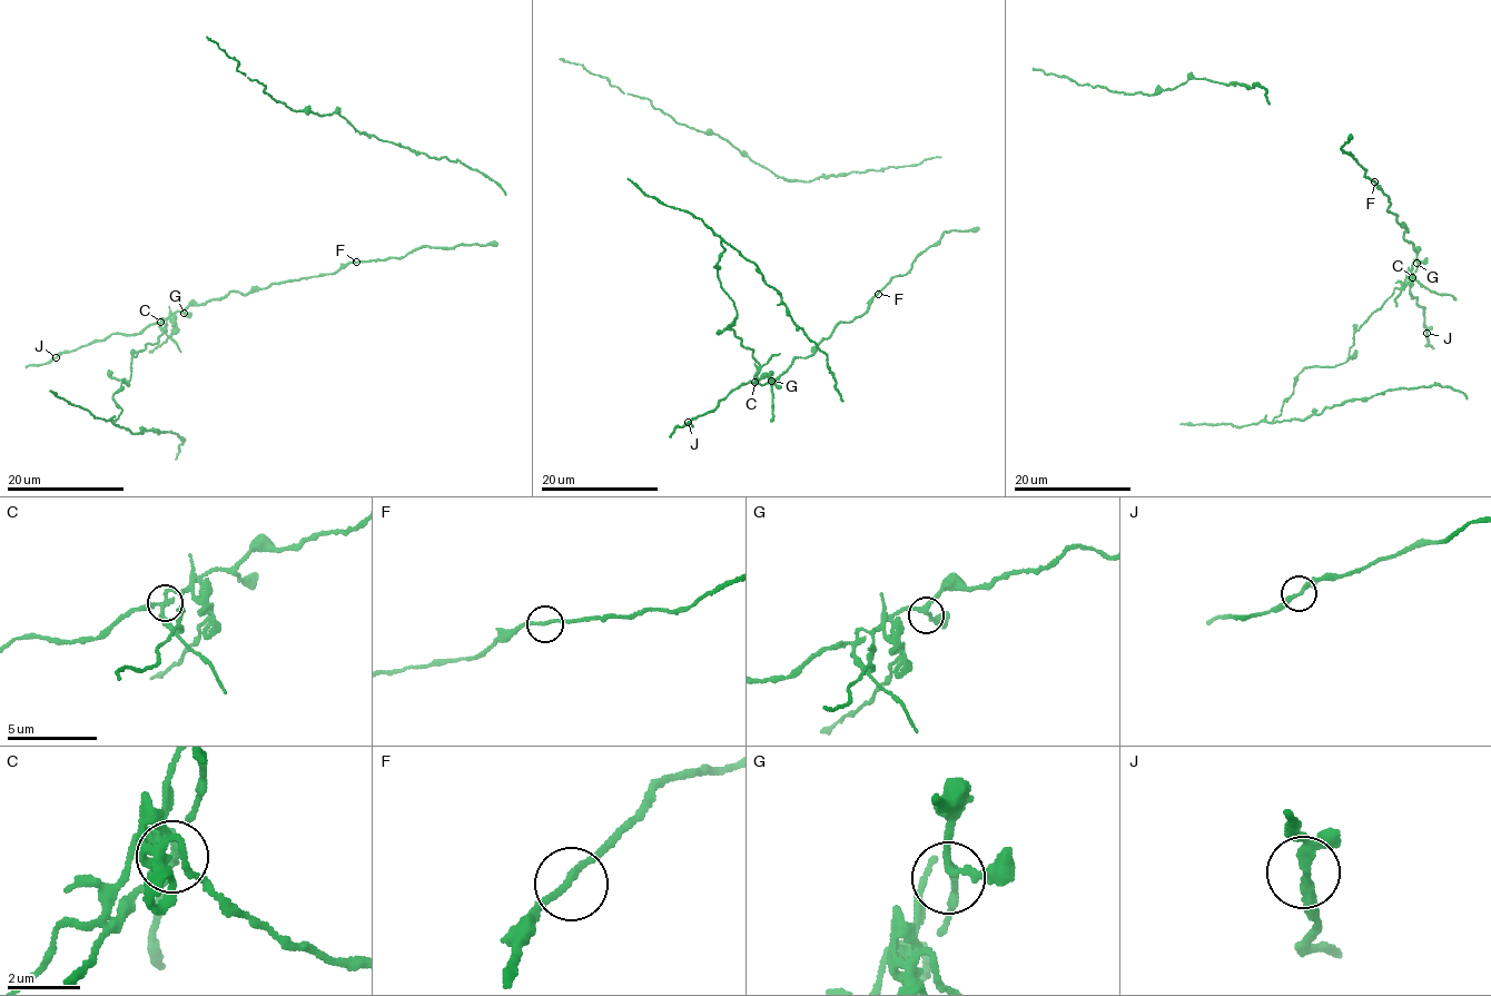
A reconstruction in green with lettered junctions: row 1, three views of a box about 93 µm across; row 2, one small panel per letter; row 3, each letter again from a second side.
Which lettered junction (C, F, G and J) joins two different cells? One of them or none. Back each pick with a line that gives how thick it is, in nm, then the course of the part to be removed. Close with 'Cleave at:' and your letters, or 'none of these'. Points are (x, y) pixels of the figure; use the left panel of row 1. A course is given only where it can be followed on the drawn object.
C: Thickness 180 nm. Course of the part to remove: (161, 323), (166, 331), (132, 356), (129, 386), (124, 378), (112, 398), (115, 423), (176, 434), (175, 460)
Cleave at: C

